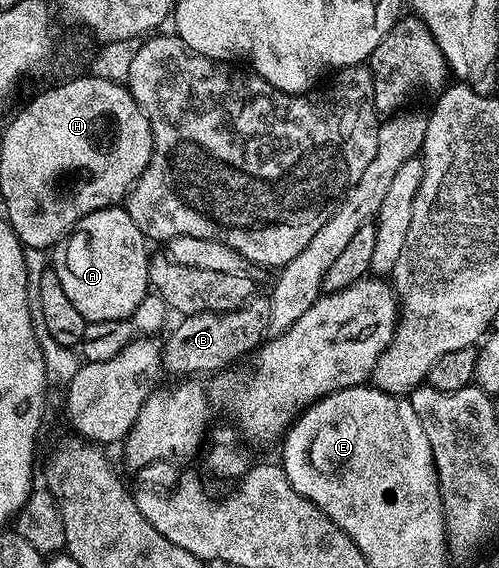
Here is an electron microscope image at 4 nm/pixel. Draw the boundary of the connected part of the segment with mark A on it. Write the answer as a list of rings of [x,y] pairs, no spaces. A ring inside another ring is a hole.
[[[113,206],[86,214],[86,218],[72,229],[66,243],[55,245],[55,252],[54,271],[58,274],[58,282],[62,282],[66,298],[74,302],[84,320],[126,320],[150,295],[150,241],[138,226],[134,226],[134,218],[130,218],[127,207]]]

